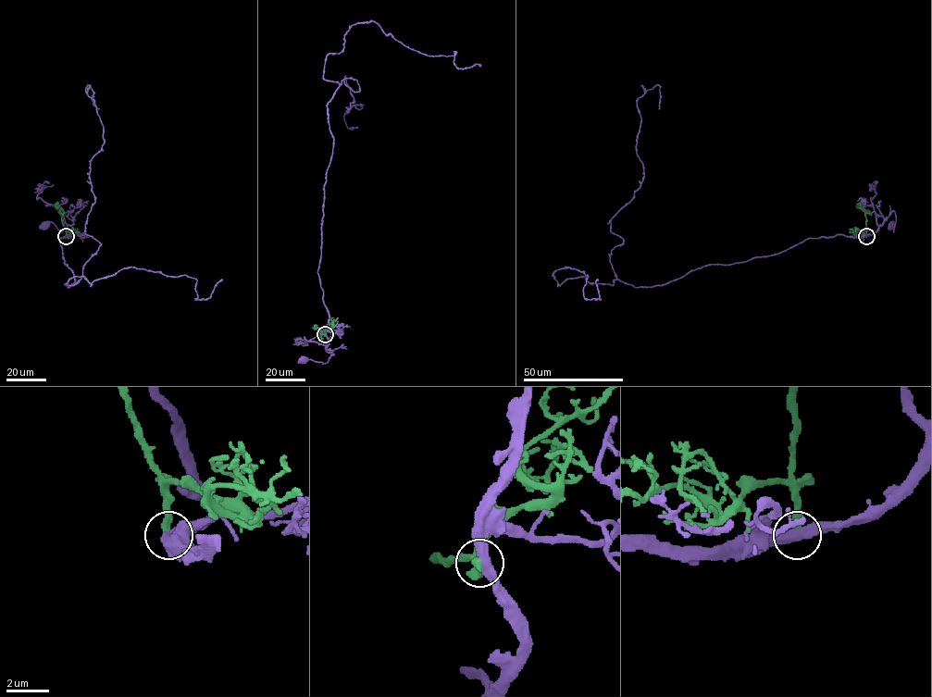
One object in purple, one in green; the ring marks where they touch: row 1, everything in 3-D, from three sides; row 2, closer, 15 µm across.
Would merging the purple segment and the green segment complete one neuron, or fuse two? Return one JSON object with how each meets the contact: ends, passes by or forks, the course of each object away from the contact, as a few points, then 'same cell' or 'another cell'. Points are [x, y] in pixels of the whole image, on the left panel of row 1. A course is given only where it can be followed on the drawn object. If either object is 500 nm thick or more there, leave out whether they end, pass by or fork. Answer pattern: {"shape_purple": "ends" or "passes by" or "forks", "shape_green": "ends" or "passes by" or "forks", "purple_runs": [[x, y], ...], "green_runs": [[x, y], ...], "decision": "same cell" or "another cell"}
{"shape_purple": "passes by", "shape_green": "ends", "purple_runs": [[66, 236], [70, 233], [67, 226], [73, 223], [68, 211], [64, 216], [61, 230], [51, 222], [43, 226]], "green_runs": [[66, 236], [61, 219], [64, 212], [56, 205]], "decision": "another cell"}

